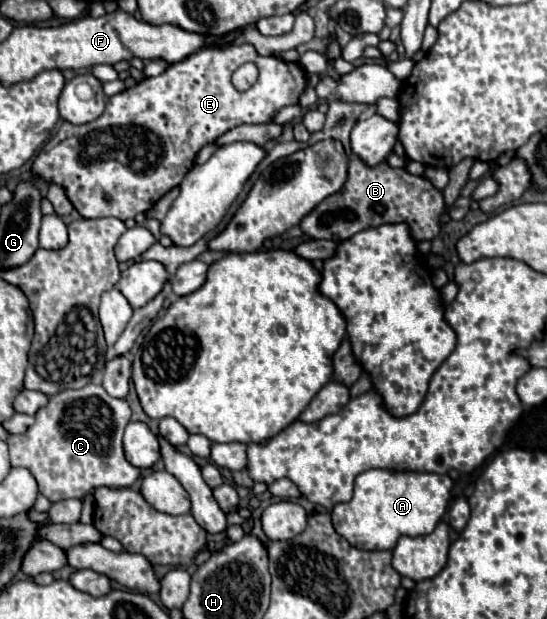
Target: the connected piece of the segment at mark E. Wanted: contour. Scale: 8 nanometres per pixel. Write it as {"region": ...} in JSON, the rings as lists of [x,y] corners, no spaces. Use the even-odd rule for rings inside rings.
{"region":[[[239,45],[239,47],[229,47],[229,49],[203,49],[203,51],[195,53],[195,55],[189,55],[185,61],[179,61],[179,63],[169,65],[161,75],[157,75],[157,77],[147,77],[147,79],[143,79],[141,83],[137,83],[135,87],[125,89],[125,91],[121,91],[121,93],[109,97],[109,99],[107,99],[107,107],[105,107],[105,113],[103,113],[99,119],[95,119],[95,121],[91,121],[91,123],[85,123],[85,125],[63,123],[61,129],[59,129],[59,135],[55,133],[55,137],[49,139],[49,141],[45,143],[45,147],[41,149],[41,153],[37,155],[37,159],[35,159],[35,163],[33,163],[33,173],[35,173],[37,177],[43,177],[43,179],[47,179],[47,181],[53,181],[53,183],[63,185],[63,189],[65,189],[67,197],[71,199],[71,203],[75,205],[75,209],[77,209],[83,217],[87,217],[87,219],[97,219],[97,217],[117,217],[117,219],[121,219],[121,221],[133,219],[137,213],[143,213],[143,211],[151,209],[165,193],[169,193],[173,187],[177,187],[177,185],[183,181],[183,177],[187,175],[187,171],[193,167],[195,155],[199,153],[201,147],[205,147],[207,143],[213,143],[221,133],[225,133],[225,131],[229,131],[229,129],[233,129],[233,127],[237,127],[237,125],[243,125],[243,123],[269,123],[277,109],[287,107],[287,105],[297,105],[299,95],[305,91],[305,87],[307,87],[307,79],[305,79],[305,71],[303,71],[301,65],[297,65],[297,63],[285,63],[283,59],[273,57],[273,55],[271,55],[271,57],[261,57],[261,55],[255,53],[255,47],[253,47],[253,45]],[[247,61],[253,61],[253,63],[257,65],[257,69],[259,69],[259,79],[255,81],[253,87],[249,87],[247,91],[241,93],[241,91],[237,91],[237,89],[233,87],[231,75],[233,75],[233,71],[235,71],[237,67],[241,67],[241,65],[247,63]],[[105,195],[111,197],[109,203],[105,201]]]}

